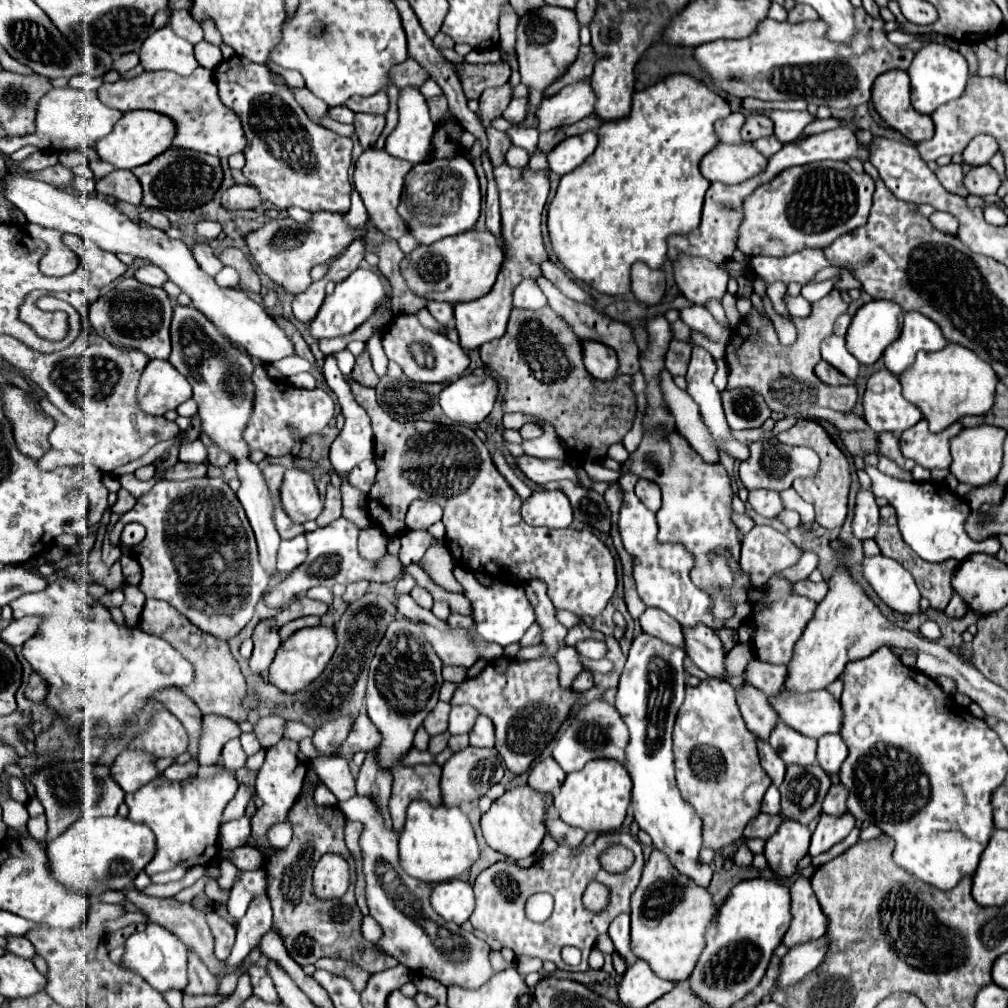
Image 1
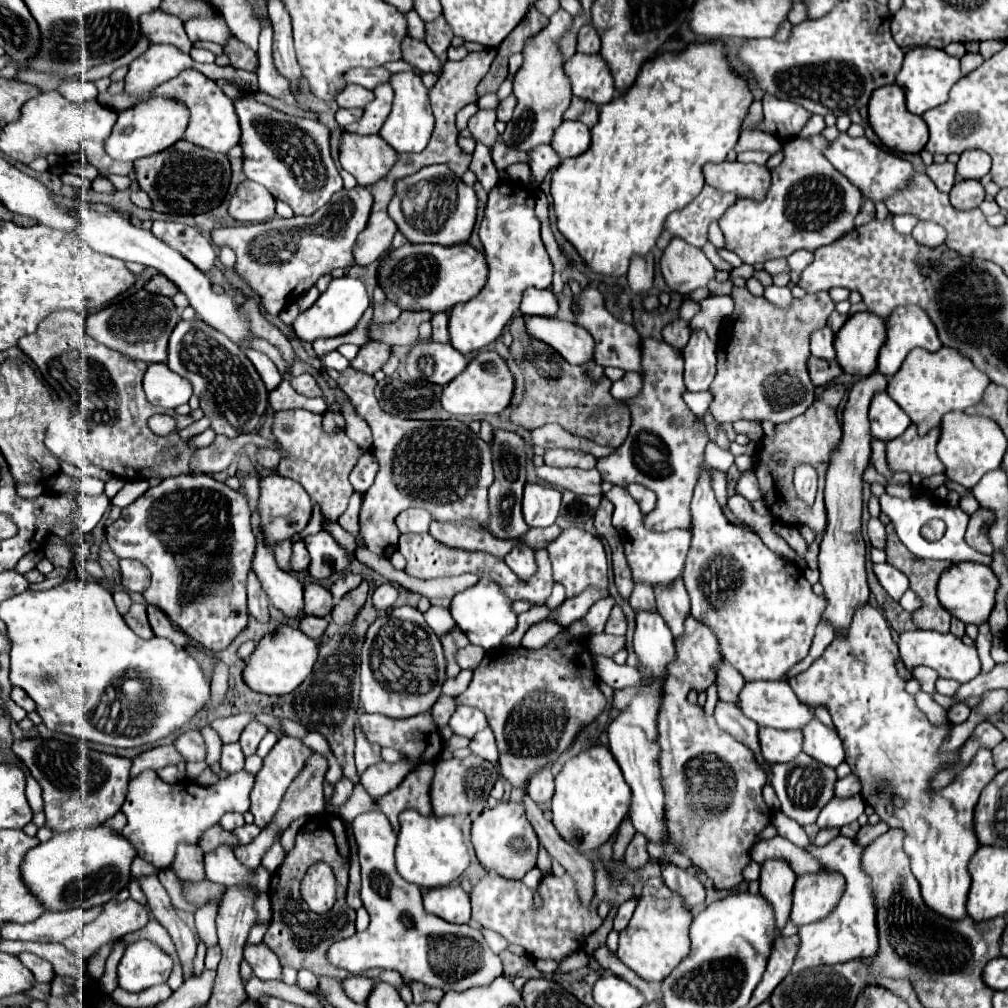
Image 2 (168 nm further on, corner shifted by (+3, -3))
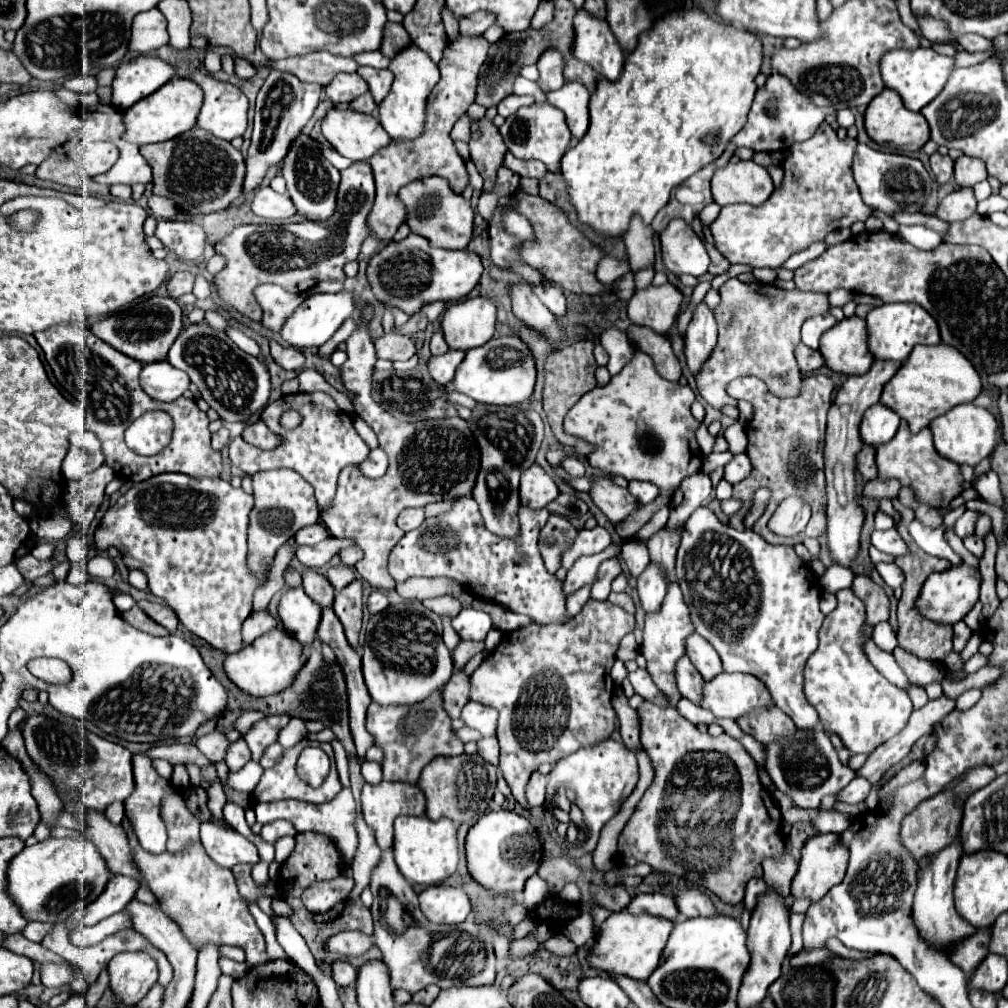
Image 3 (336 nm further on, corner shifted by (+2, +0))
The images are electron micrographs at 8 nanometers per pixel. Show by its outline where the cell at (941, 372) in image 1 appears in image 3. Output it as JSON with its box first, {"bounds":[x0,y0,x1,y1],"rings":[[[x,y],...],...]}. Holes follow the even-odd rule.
{"bounds":[880,345,982,433],"rings":[[[918,345],[910,353],[910,357],[902,363],[898,373],[884,385],[880,403],[888,409],[894,409],[904,421],[908,421],[910,431],[918,433],[920,429],[928,427],[934,417],[944,415],[948,409],[960,403],[974,401],[982,391],[982,379],[978,377],[976,369],[954,349],[952,345]]]}

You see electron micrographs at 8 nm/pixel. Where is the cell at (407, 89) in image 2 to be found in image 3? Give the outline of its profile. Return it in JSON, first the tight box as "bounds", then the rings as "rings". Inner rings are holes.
{"bounds":[378,43,440,139],"rings":[[[410,43],[408,47],[398,51],[390,59],[388,69],[394,73],[394,83],[392,83],[390,93],[378,107],[380,109],[378,121],[382,123],[382,127],[386,129],[386,133],[392,139],[416,139],[424,133],[426,97],[430,95],[430,89],[440,79],[438,65],[434,65],[434,61],[430,61],[430,57],[426,57],[426,53],[422,53],[422,49],[418,49],[414,43]]]}

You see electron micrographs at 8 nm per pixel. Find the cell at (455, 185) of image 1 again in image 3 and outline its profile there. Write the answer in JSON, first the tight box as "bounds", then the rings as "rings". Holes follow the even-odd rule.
{"bounds":[400,177,474,249],"rings":[[[428,177],[422,181],[414,181],[400,189],[400,199],[406,205],[406,223],[412,233],[422,235],[434,247],[442,249],[464,249],[472,239],[472,221],[474,211],[470,201],[462,195],[456,195],[442,177]]]}

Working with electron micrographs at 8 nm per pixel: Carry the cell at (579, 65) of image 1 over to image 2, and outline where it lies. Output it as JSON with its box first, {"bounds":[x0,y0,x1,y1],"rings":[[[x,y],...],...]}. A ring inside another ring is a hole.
{"bounds":[577,24,601,56],"rings":[[[585,24],[577,34],[577,52],[593,56],[593,54],[599,54],[599,48],[601,48],[601,42],[597,32],[589,24]]]}

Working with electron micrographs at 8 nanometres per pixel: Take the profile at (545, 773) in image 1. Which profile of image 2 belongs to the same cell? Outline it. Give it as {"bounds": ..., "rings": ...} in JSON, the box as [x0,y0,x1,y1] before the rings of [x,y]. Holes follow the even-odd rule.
{"bounds":[527,766,555,804],"rings":[[[549,766],[535,772],[529,780],[529,786],[527,786],[527,794],[537,804],[549,804],[553,798],[553,790],[555,790],[555,784],[553,784],[553,774],[551,774]]]}

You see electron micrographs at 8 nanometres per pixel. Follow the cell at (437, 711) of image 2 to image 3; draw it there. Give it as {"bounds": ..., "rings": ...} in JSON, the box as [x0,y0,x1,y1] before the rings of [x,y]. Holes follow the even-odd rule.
{"bounds":[442,669,470,719],"rings":[[[462,669],[454,671],[446,687],[442,689],[444,709],[452,719],[460,717],[462,707],[468,703],[468,691],[470,691],[470,677]]]}

